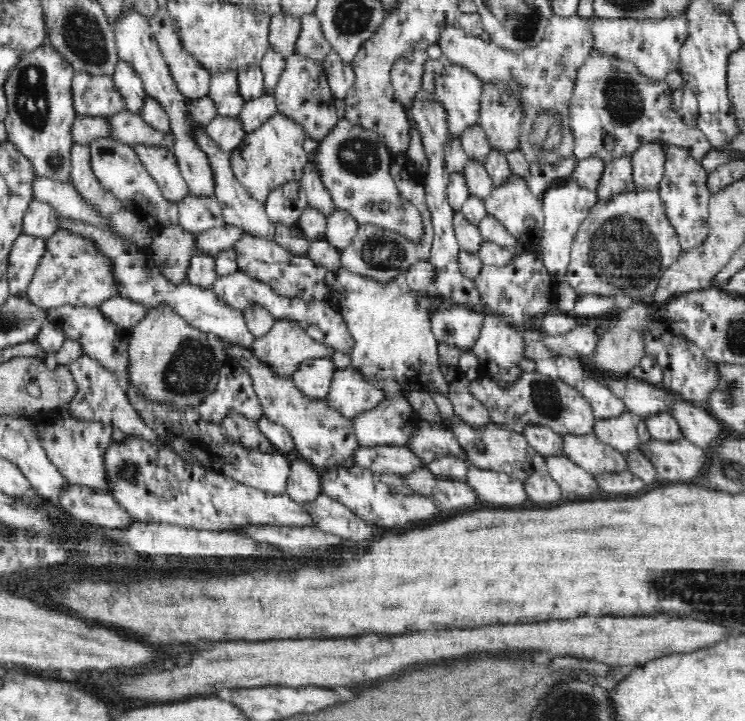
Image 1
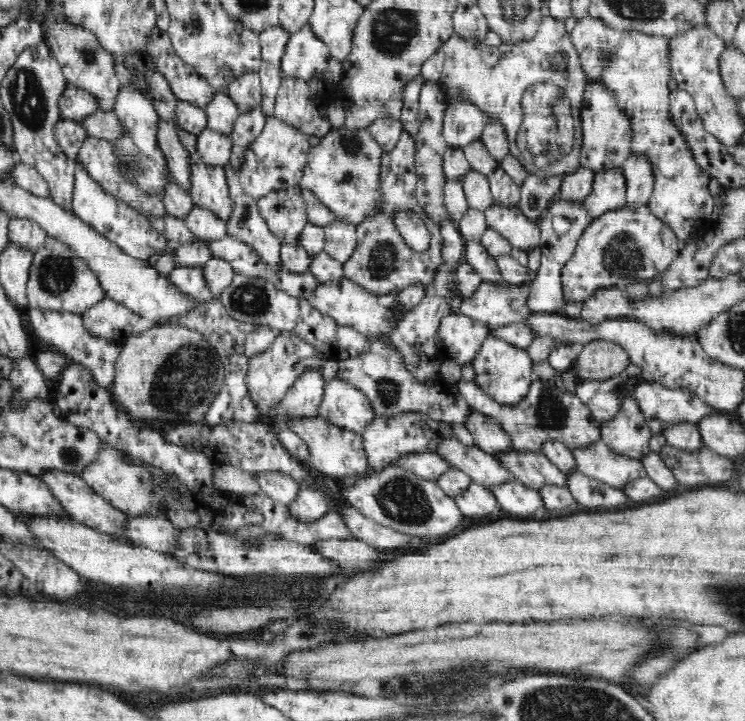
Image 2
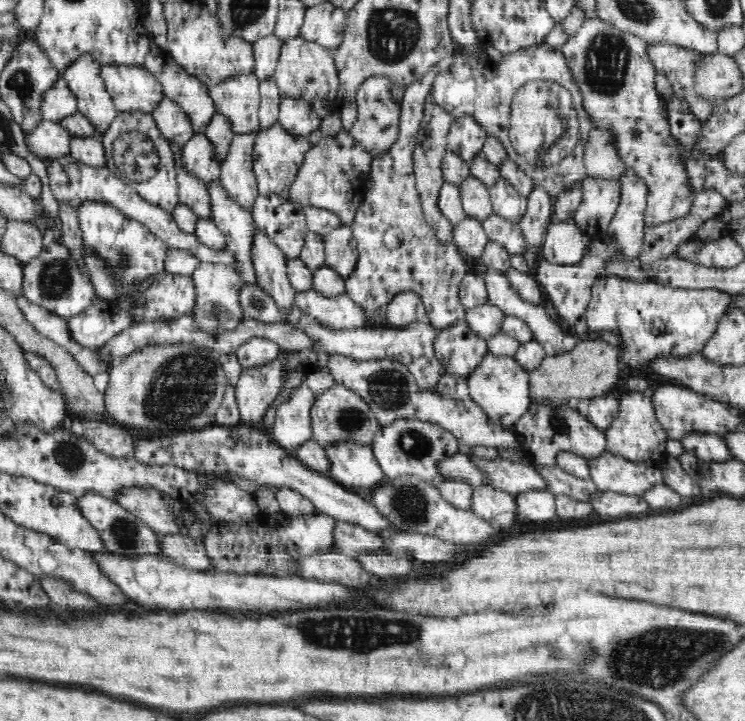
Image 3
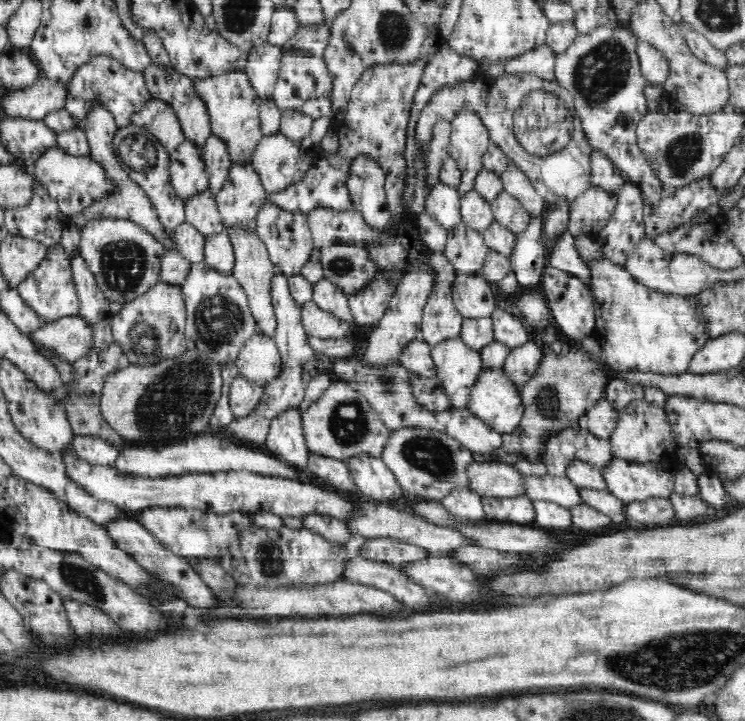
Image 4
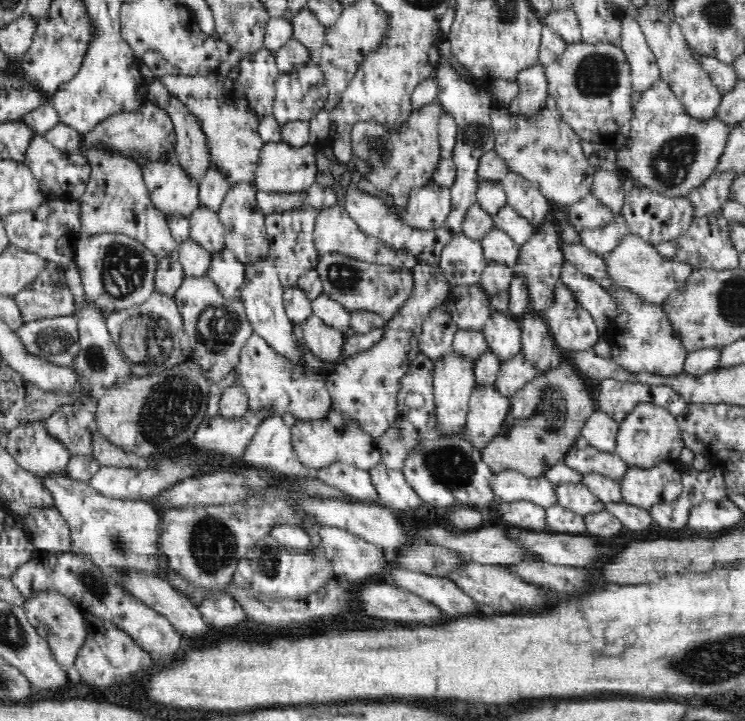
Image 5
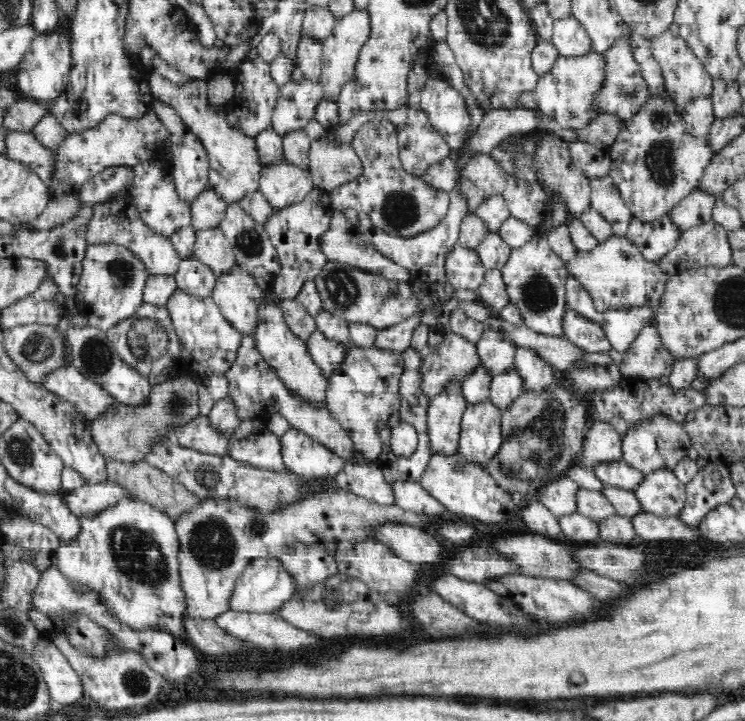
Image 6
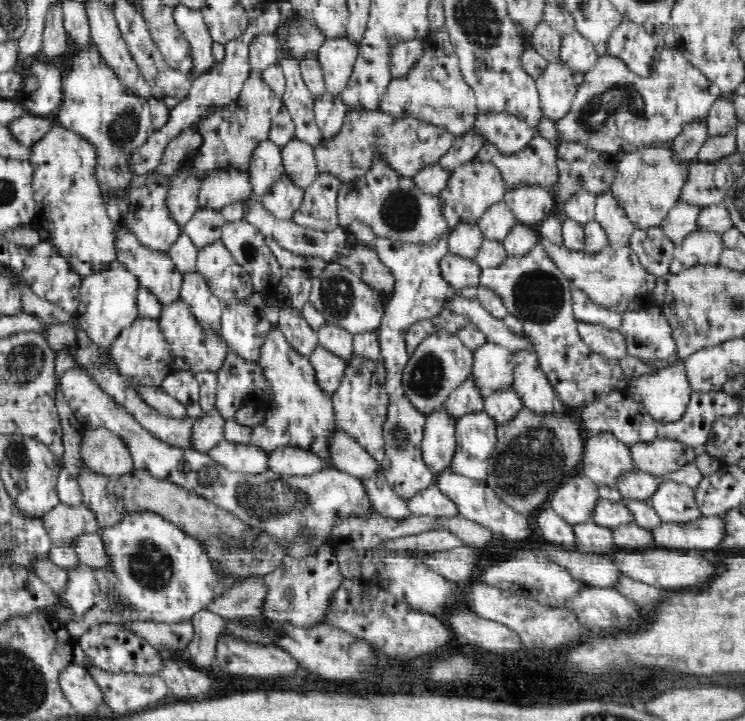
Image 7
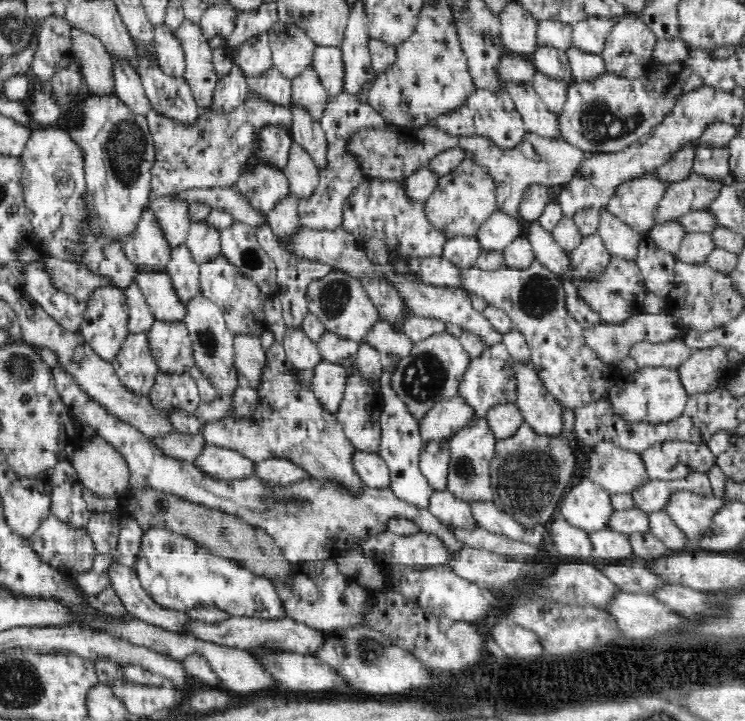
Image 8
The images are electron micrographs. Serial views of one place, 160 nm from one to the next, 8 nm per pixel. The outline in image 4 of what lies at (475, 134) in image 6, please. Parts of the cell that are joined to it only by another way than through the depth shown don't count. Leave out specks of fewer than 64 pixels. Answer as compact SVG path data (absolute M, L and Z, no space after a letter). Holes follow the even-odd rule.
M544 44L514 58L514 60L510 60L510 62L506 62L504 69L506 69L507 74L512 76L524 77L529 74L546 82L554 82L555 56L556 54Z

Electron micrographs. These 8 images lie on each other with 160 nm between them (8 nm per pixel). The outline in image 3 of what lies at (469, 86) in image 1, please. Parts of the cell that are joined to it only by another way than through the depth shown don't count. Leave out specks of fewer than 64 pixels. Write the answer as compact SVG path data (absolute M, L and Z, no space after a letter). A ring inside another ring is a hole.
M462 116L451 122L447 134L447 147L456 153L464 162L472 164L472 160L480 154L488 137L487 132L471 116Z

